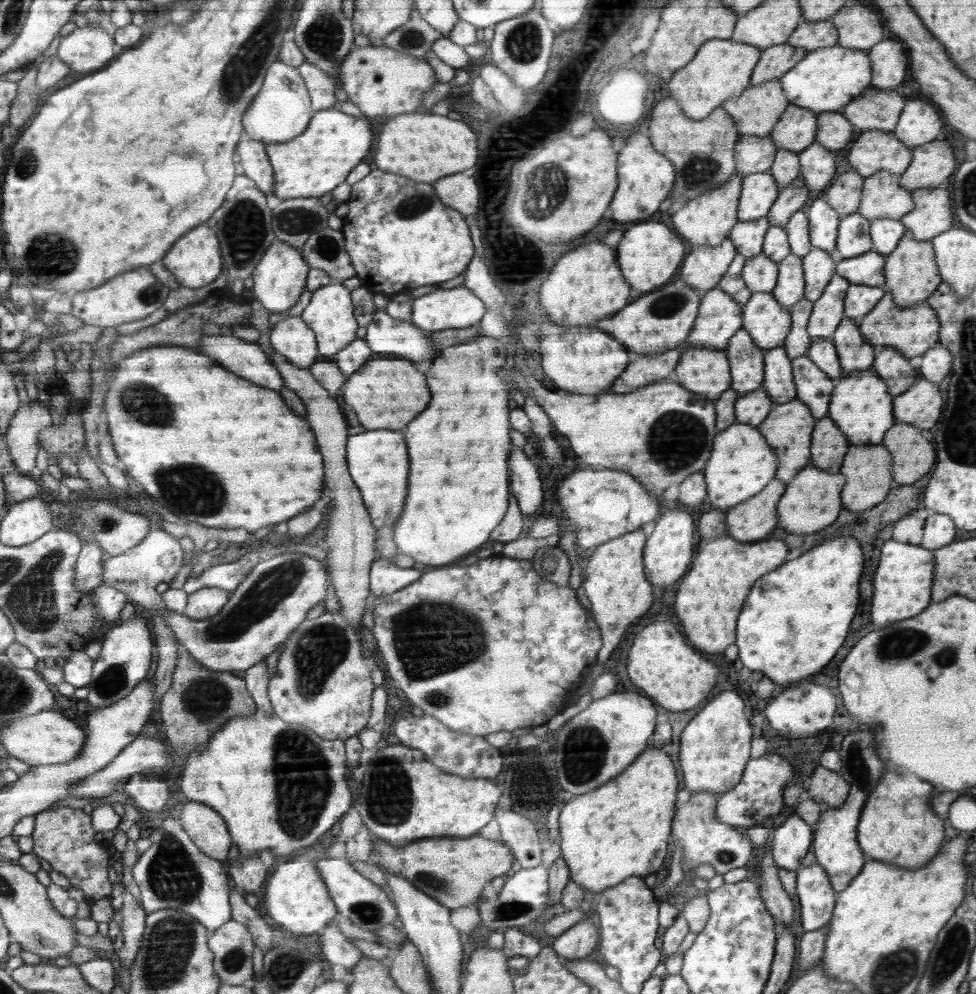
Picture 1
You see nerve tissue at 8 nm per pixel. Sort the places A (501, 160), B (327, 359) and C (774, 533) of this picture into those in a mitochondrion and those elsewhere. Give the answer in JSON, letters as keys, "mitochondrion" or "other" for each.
{"A":"mitochondrion","B":"other","C":"other"}

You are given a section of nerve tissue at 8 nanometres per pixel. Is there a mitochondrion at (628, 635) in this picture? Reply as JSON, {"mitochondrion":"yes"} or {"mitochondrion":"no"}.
{"mitochondrion":"no"}

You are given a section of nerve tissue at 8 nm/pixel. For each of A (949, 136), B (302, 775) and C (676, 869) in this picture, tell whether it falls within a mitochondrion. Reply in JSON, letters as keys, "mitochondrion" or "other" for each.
{"A":"other","B":"mitochondrion","C":"other"}

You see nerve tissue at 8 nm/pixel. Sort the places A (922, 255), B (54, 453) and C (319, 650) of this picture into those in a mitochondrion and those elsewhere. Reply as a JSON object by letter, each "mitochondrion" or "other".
{"A":"other","B":"other","C":"mitochondrion"}

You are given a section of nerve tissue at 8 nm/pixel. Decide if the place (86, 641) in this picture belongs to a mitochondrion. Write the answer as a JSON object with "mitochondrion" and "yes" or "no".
{"mitochondrion":"no"}

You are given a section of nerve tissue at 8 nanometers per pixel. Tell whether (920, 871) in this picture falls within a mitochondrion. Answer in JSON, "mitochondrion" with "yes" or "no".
{"mitochondrion":"no"}

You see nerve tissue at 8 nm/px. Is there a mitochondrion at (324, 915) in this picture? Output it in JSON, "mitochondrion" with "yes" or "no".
{"mitochondrion":"no"}

